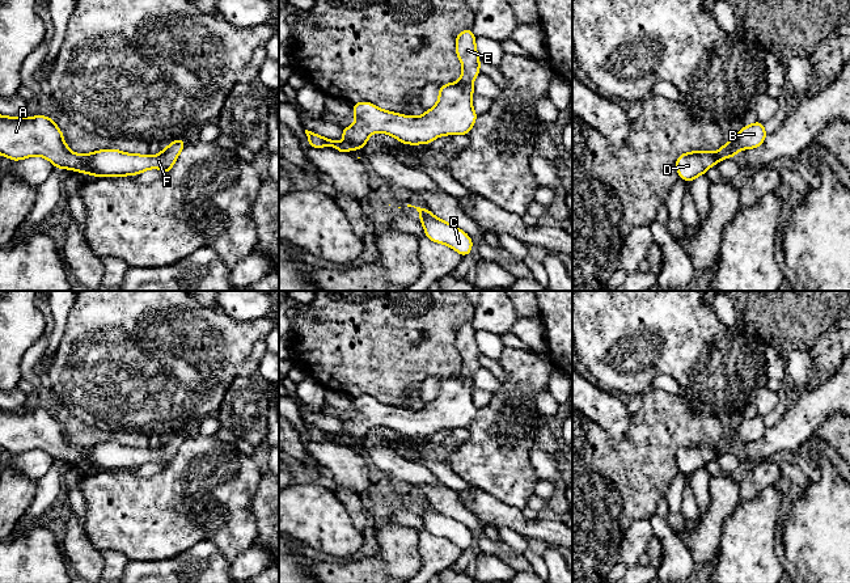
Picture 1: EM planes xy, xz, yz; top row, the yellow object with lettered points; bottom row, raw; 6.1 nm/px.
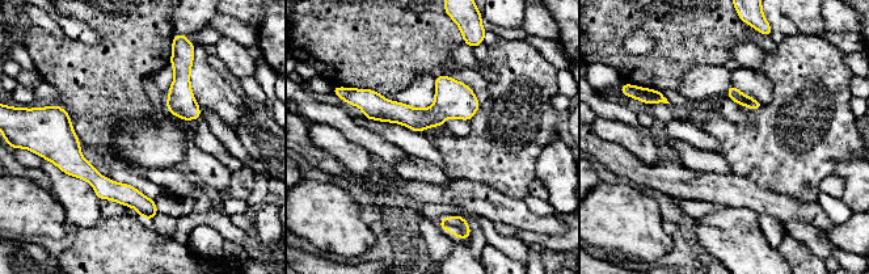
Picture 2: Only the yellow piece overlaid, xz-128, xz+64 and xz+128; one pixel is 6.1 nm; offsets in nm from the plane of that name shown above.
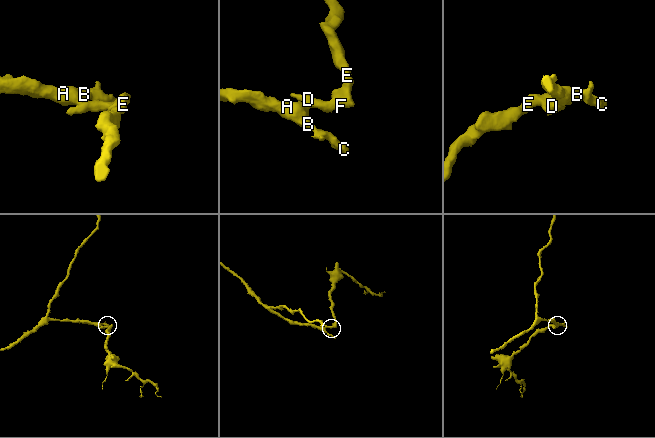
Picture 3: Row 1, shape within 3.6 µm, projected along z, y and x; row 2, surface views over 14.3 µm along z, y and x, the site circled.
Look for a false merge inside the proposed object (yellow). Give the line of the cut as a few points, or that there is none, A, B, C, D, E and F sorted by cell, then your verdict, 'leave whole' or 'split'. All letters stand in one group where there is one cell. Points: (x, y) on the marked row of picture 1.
no cut; A B C D E F; leave whole

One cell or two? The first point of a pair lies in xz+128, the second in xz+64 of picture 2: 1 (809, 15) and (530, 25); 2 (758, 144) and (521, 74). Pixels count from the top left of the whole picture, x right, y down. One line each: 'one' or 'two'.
1: two
2: one

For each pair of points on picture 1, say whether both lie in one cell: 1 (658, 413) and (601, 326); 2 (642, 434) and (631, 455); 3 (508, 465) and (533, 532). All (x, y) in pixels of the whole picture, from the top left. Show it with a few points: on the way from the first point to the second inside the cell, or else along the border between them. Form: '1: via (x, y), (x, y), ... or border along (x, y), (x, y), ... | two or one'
1: border along (652, 387), (642, 394) | two
2: via (642, 439), (642, 444), (637, 450) | one
3: border along (493, 494), (498, 499), (520, 508) | two

